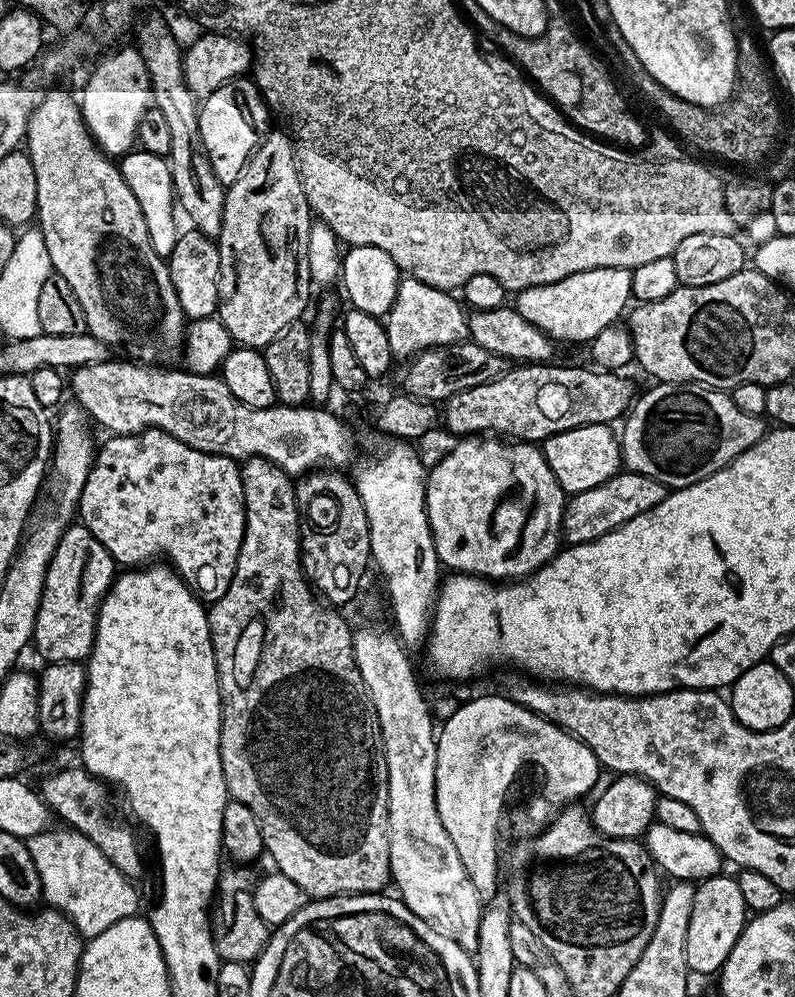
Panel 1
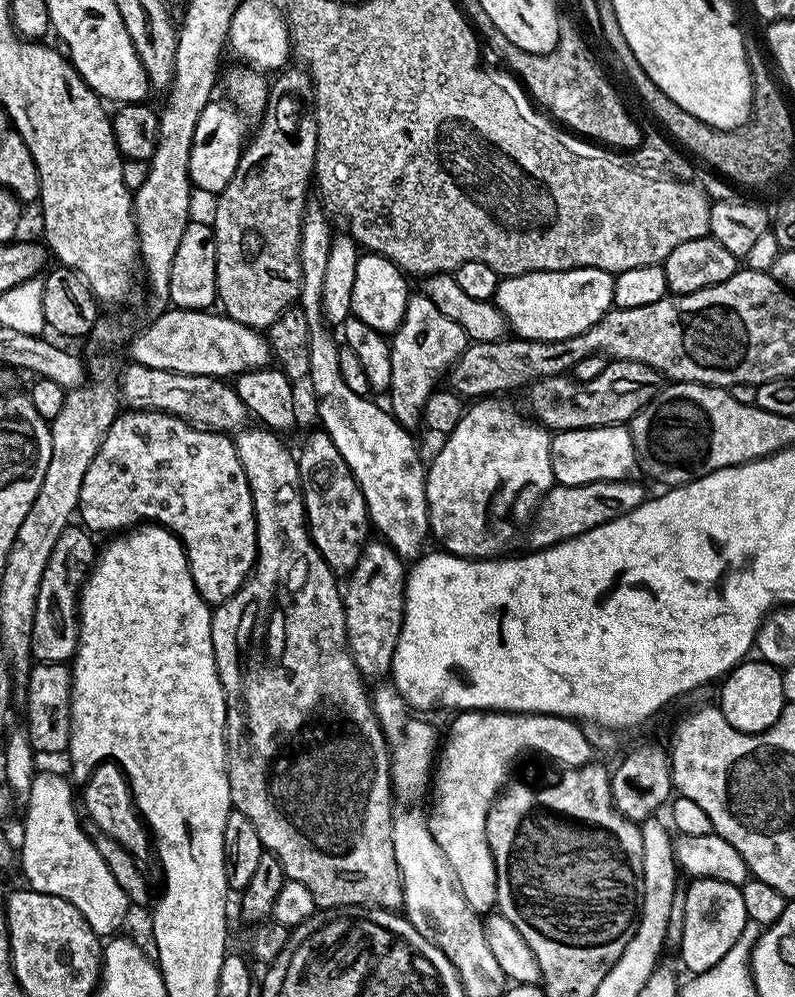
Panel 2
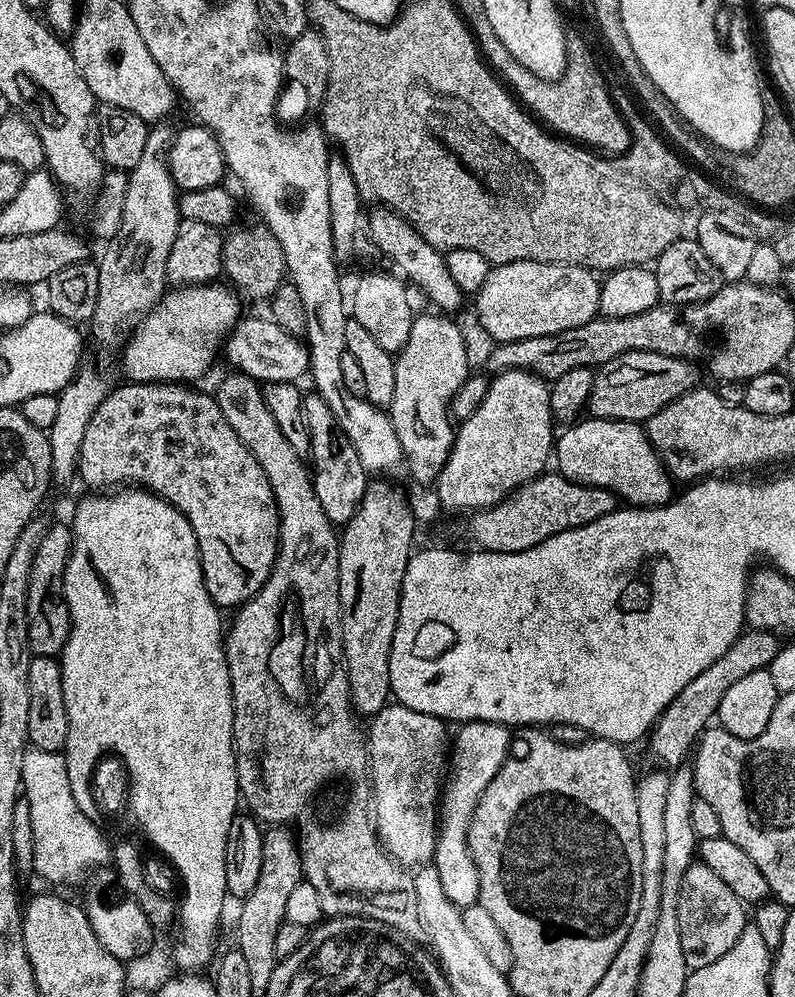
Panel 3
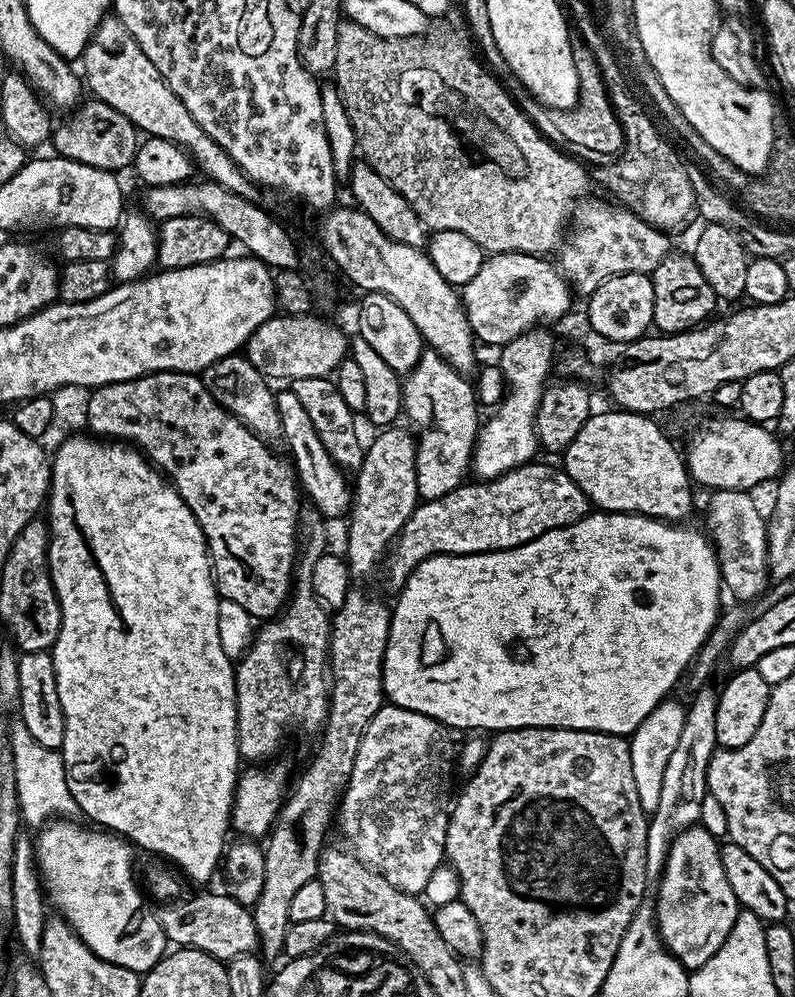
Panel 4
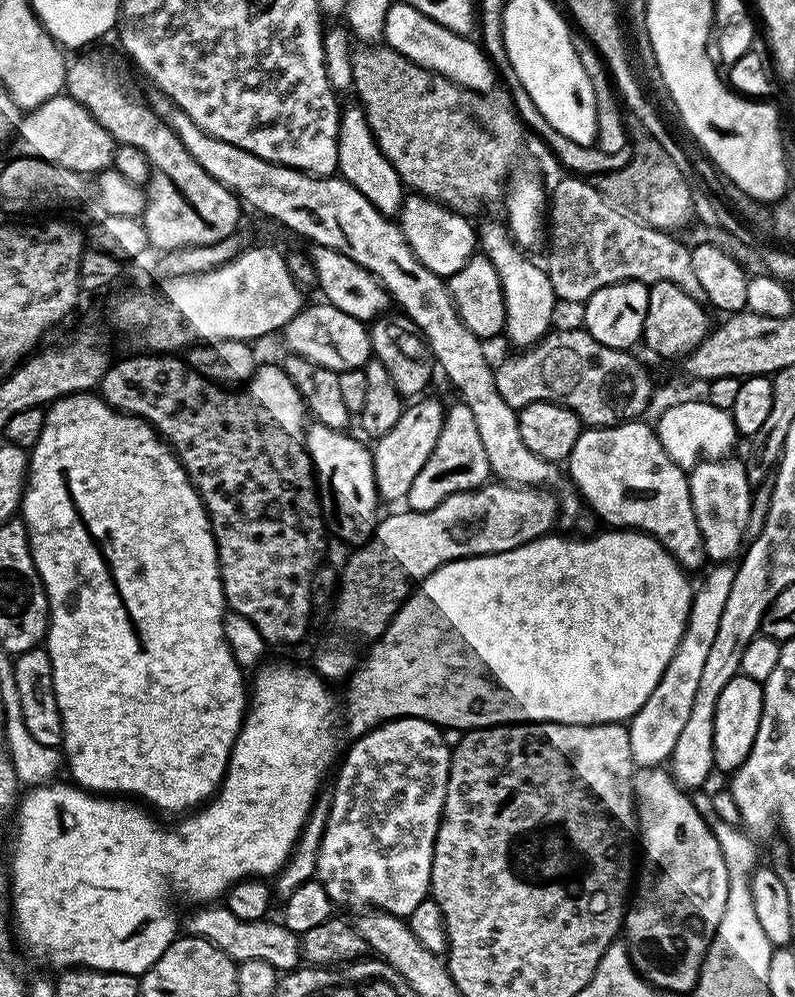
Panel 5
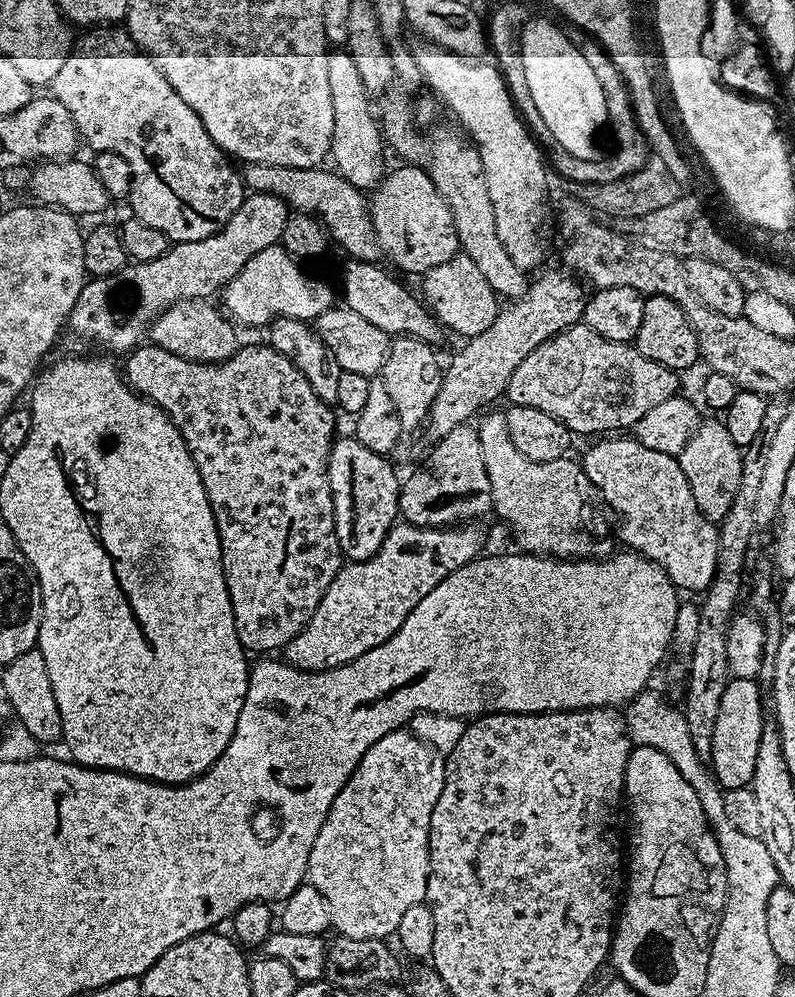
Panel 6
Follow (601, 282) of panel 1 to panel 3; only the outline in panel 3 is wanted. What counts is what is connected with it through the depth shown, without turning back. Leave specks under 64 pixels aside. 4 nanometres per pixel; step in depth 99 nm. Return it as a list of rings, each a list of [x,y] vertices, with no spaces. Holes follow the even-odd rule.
[[[519,260],[497,264],[475,293],[476,316],[492,342],[509,344],[512,340],[558,334],[597,319],[600,310],[601,281],[591,268],[580,264],[547,264]]]

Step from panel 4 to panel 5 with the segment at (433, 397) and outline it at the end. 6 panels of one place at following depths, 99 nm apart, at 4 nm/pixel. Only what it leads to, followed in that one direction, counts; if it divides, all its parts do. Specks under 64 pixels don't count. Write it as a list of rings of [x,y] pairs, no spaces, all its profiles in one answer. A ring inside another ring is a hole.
[[[456,402],[444,413],[442,434],[438,434],[438,446],[426,458],[426,466],[414,478],[414,486],[410,486],[406,504],[413,512],[434,510],[438,502],[450,498],[450,494],[469,492],[482,488],[489,483],[492,467],[486,458],[486,450],[482,447],[482,437],[478,435],[478,422],[474,422],[474,410],[462,402]]]

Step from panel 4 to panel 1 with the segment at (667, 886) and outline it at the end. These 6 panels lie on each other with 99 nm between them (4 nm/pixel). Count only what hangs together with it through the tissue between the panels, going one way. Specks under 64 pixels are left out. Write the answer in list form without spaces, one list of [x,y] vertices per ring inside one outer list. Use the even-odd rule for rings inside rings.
[[[721,874],[699,881],[694,894],[694,910],[690,913],[690,930],[686,930],[686,962],[689,973],[719,973],[730,950],[734,950],[734,942],[738,942],[745,923],[746,909],[742,902],[742,890],[738,890],[735,878]]]

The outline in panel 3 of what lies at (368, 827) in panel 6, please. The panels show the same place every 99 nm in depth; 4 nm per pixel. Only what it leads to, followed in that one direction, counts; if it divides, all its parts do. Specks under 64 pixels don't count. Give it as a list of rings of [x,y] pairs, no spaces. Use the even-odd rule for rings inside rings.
[[[399,702],[389,703],[387,708],[383,708],[376,716],[371,717],[372,729],[367,729],[368,737],[368,762],[370,765],[370,775],[372,777],[372,799],[370,801],[371,811],[374,813],[374,827],[376,834],[380,838],[380,847],[401,866],[424,866],[436,855],[436,834],[438,831],[438,805],[440,793],[442,791],[442,781],[446,776],[446,757],[450,752],[450,732],[446,729],[445,721],[439,720],[436,716],[422,714],[418,710],[410,710],[405,704]]]

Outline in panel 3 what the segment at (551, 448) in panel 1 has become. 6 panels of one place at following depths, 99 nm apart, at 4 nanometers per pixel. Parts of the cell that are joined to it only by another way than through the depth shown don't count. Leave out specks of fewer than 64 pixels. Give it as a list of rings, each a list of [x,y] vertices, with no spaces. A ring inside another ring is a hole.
[[[587,419],[565,427],[568,429],[555,437],[554,464],[560,475],[578,484],[593,484],[610,490],[628,506],[655,508],[673,499],[674,481],[639,423]]]

